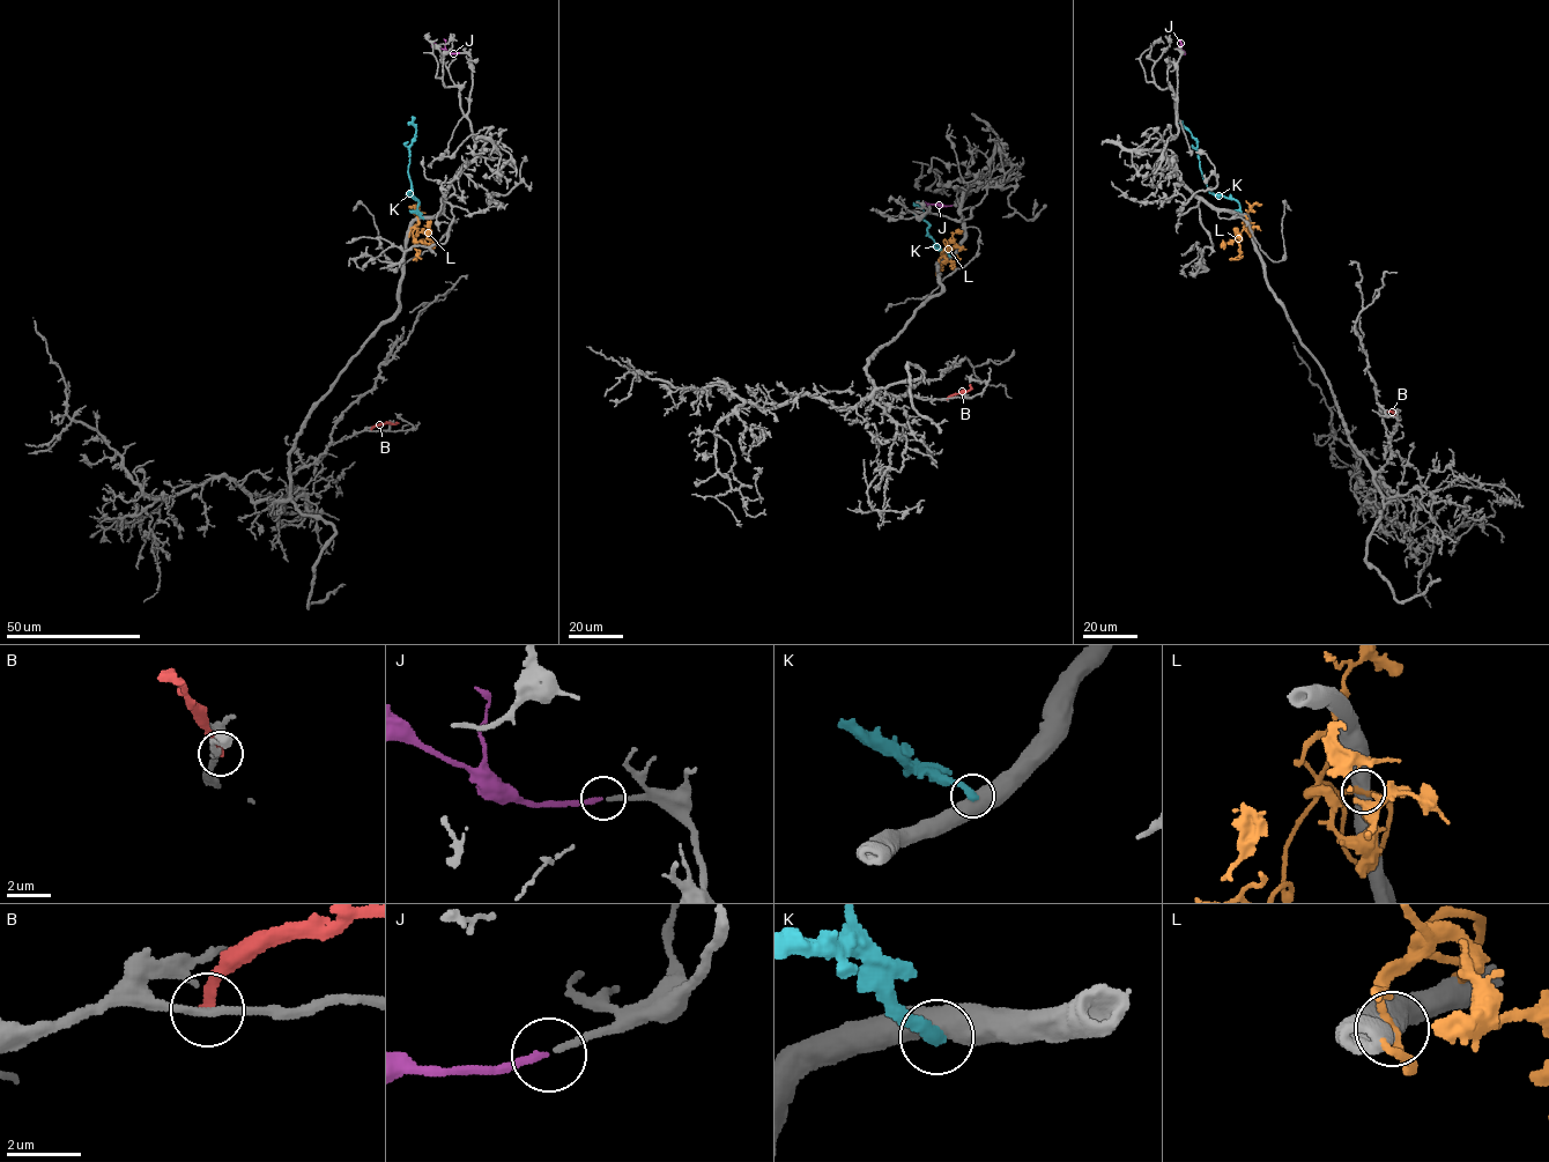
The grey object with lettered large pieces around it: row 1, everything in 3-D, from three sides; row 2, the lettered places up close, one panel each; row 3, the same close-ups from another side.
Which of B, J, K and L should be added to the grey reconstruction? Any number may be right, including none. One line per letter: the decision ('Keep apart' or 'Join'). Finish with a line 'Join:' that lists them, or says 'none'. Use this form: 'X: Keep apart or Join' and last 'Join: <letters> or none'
B: Keep apart
J: Join
K: Keep apart
L: Keep apart
Join: J

